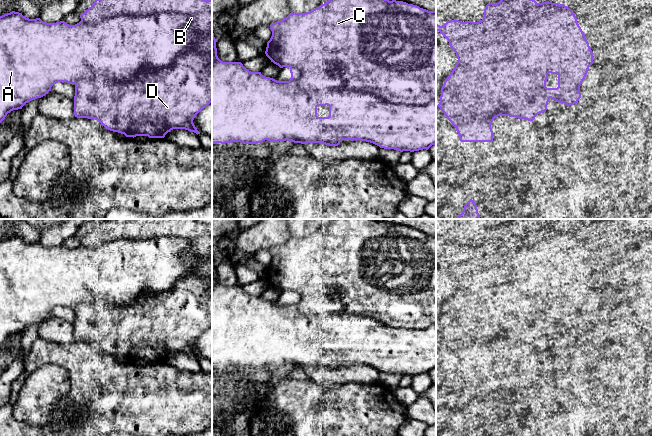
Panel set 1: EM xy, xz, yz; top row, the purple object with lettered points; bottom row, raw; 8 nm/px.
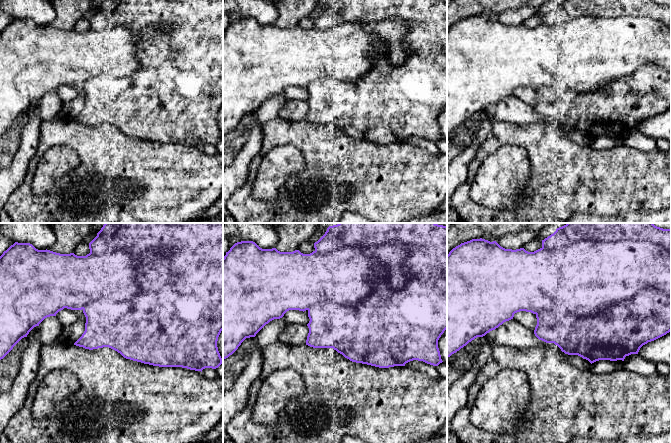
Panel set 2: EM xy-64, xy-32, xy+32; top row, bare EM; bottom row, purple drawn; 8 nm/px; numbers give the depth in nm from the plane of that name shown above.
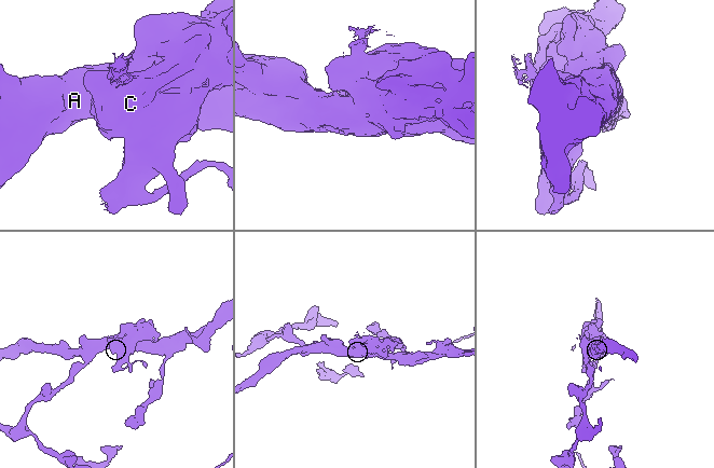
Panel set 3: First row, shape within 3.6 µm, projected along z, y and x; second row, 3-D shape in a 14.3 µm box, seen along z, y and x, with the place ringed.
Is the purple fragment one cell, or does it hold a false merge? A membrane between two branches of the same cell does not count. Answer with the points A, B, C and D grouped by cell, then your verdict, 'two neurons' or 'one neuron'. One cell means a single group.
A / B C D; two neurons

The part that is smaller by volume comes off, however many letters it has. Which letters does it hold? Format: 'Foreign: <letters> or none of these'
Foreign: B, C, D

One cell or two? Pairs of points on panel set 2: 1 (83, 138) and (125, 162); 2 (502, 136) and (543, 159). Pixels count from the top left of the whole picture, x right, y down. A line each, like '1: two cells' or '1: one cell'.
1: one cell
2: one cell

